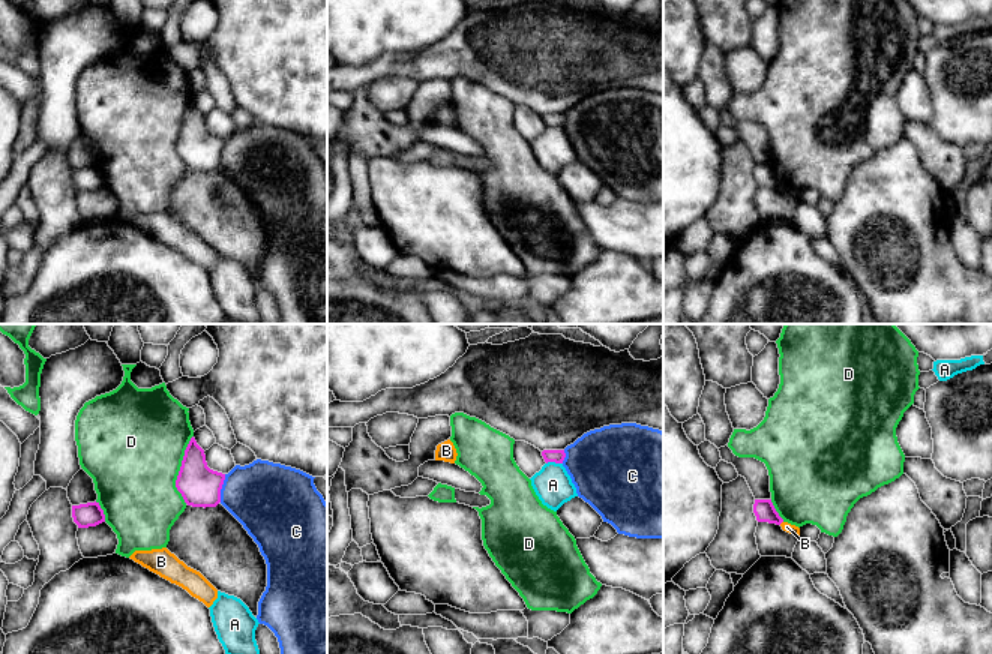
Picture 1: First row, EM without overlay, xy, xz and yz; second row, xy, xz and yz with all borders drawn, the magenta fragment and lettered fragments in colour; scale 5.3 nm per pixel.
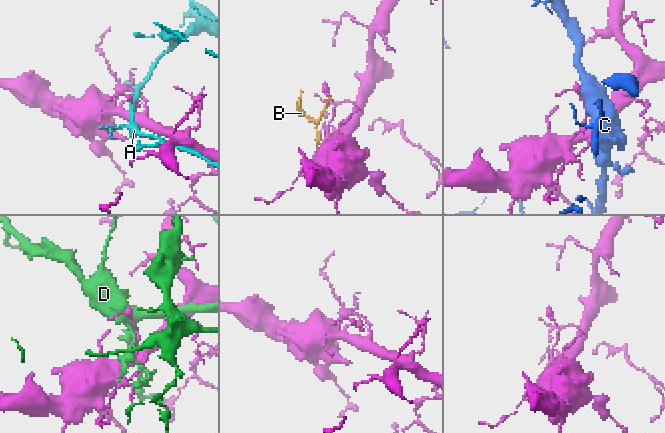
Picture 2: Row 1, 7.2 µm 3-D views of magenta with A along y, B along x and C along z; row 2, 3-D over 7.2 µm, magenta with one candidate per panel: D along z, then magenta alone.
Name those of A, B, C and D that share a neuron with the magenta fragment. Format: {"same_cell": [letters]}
{"same_cell": []}

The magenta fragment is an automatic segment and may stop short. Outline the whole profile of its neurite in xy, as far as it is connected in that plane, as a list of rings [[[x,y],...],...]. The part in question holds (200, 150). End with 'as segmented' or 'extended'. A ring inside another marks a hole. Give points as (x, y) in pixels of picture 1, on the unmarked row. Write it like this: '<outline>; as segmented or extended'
[[[192,100],[176,144],[185,166],[192,171],[216,171],[221,166],[224,144],[225,138],[207,130],[204,114]]]; as segmented

